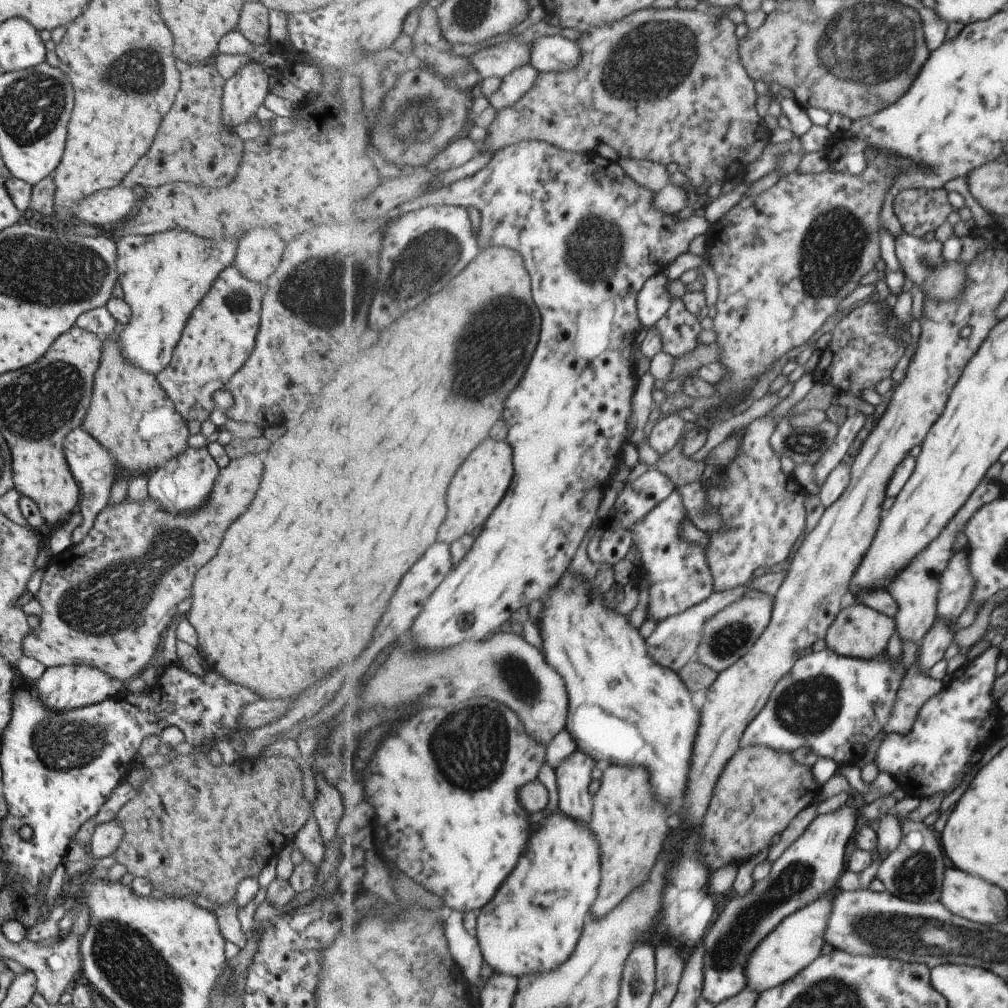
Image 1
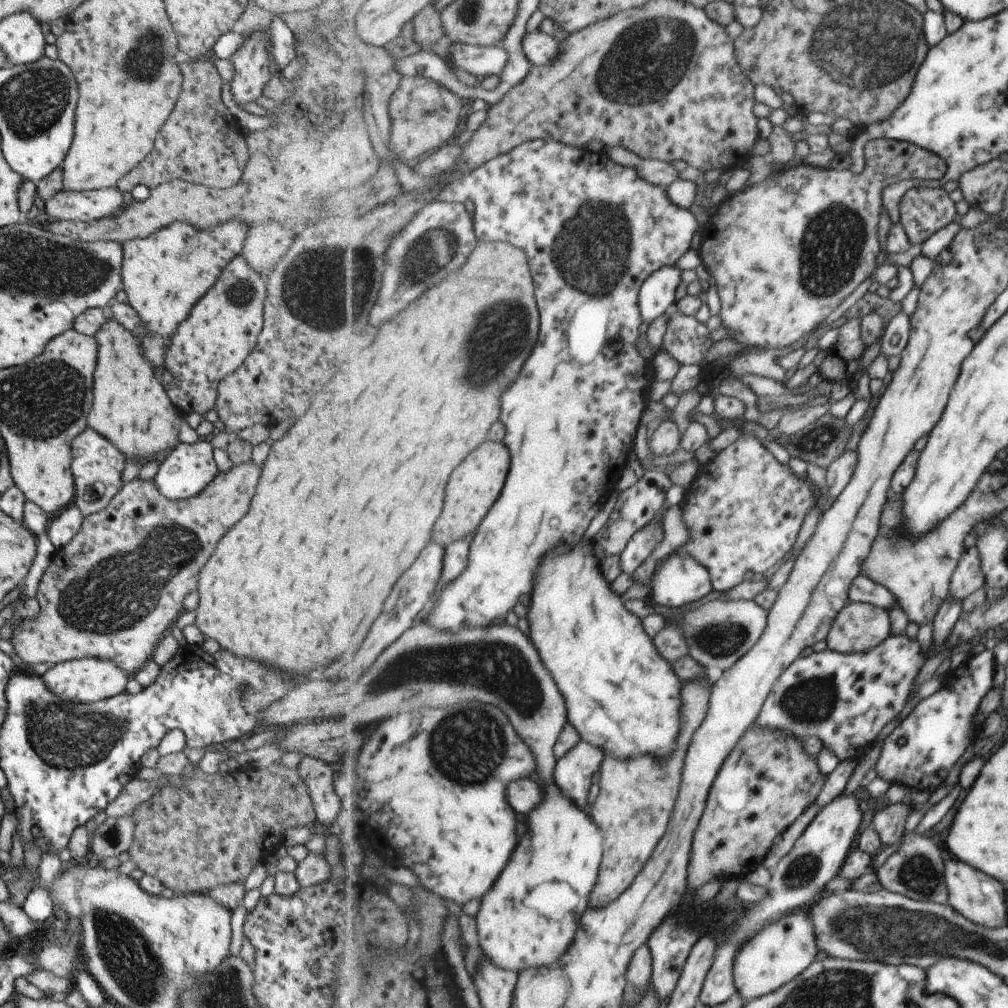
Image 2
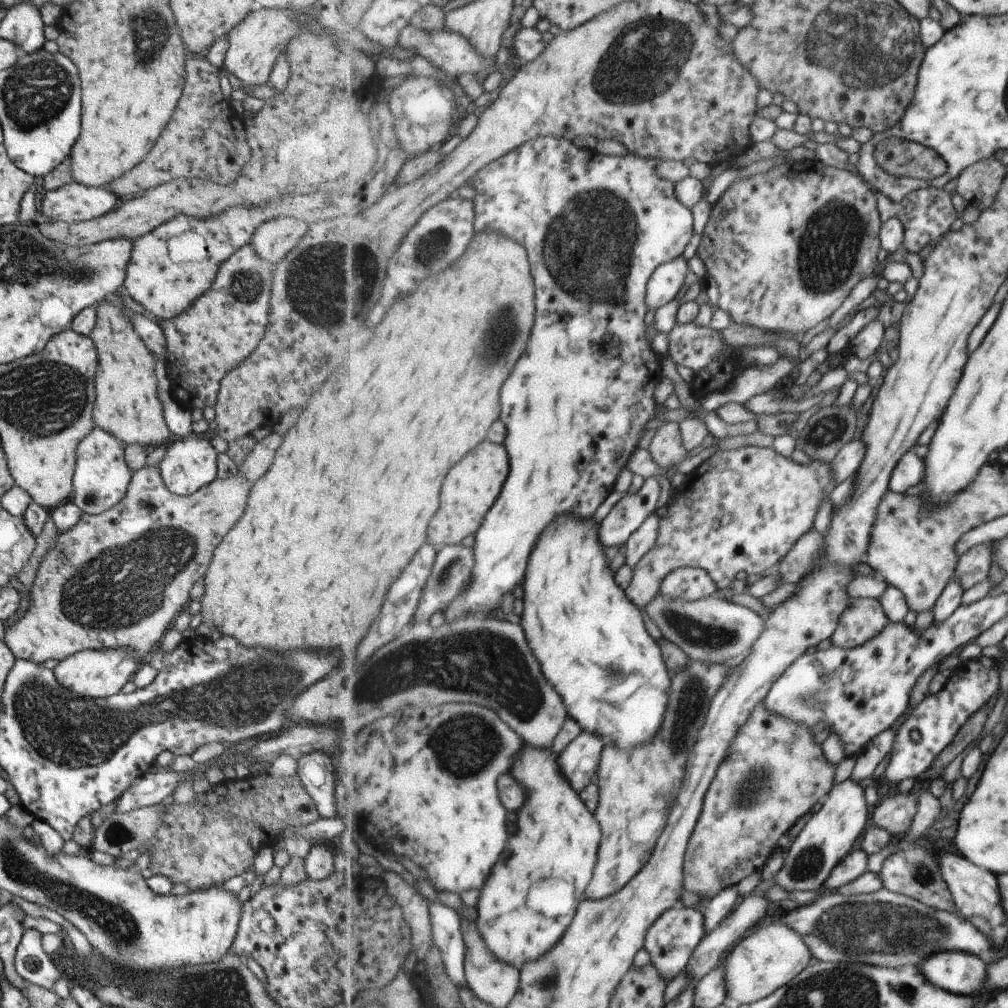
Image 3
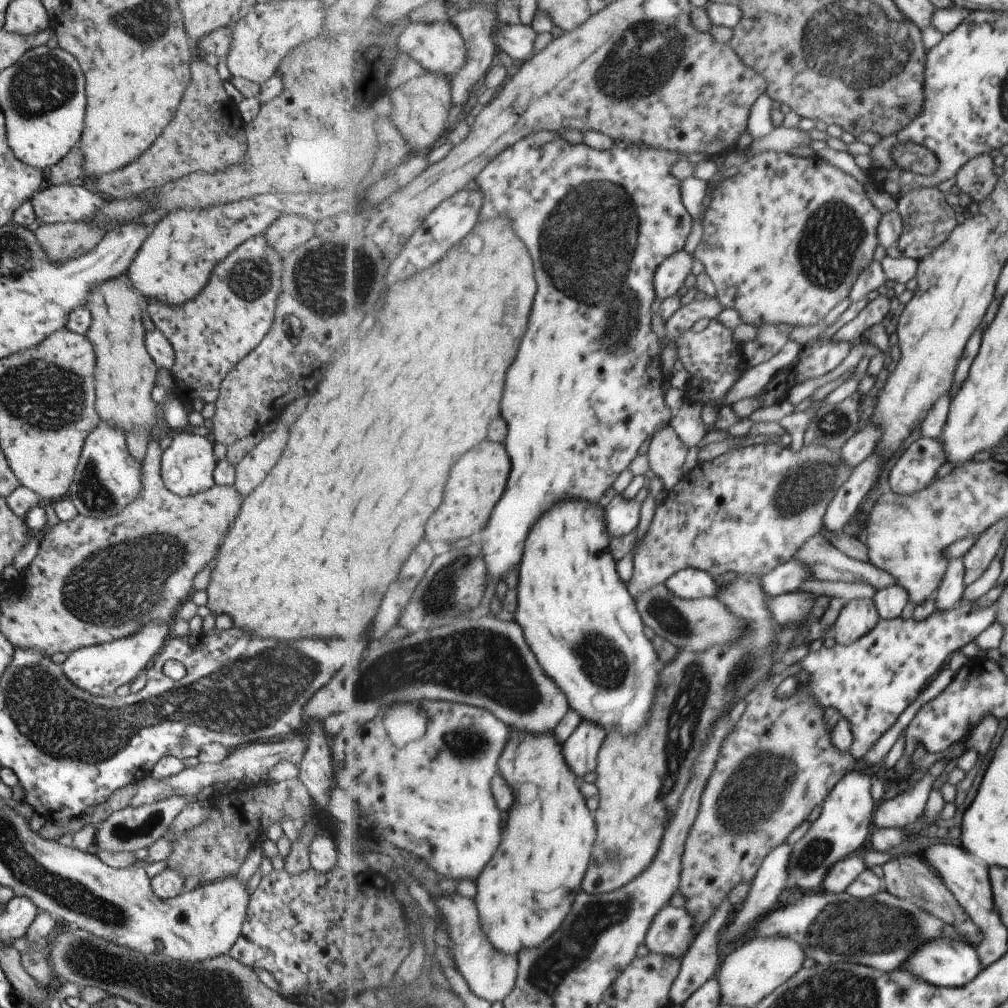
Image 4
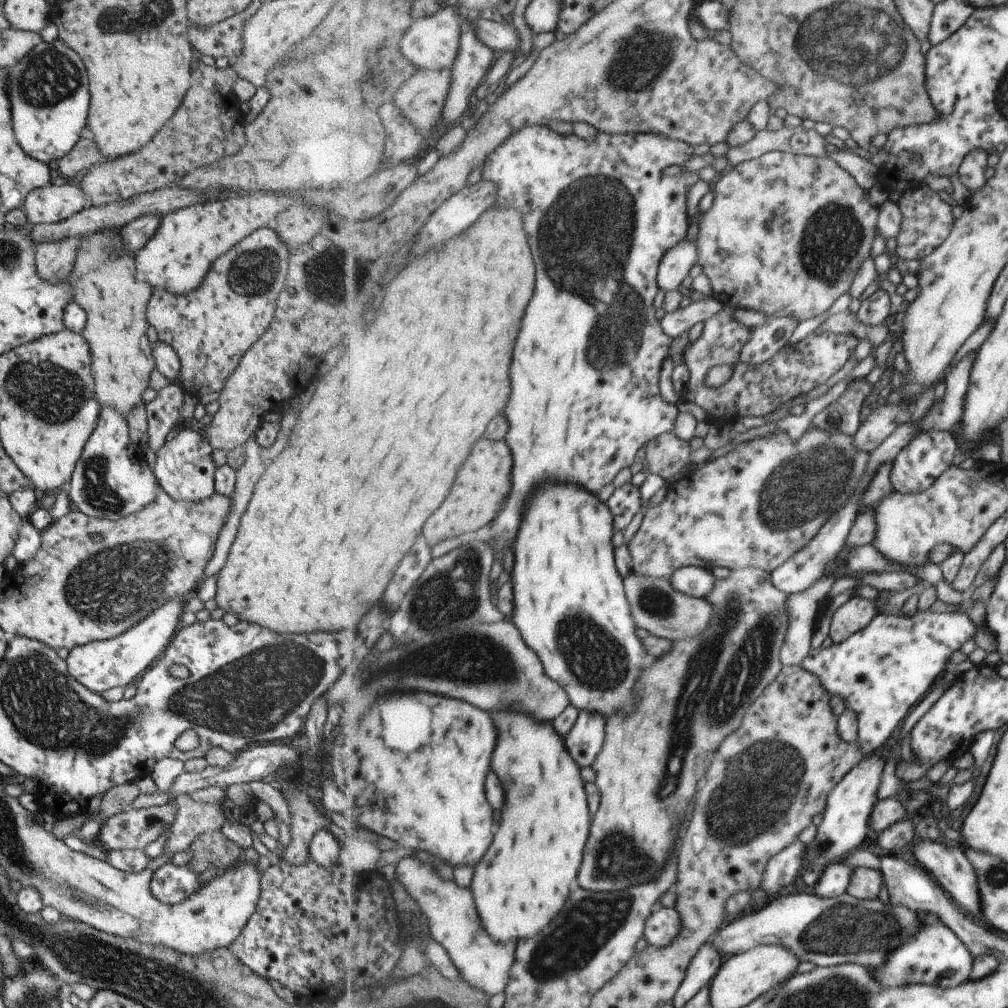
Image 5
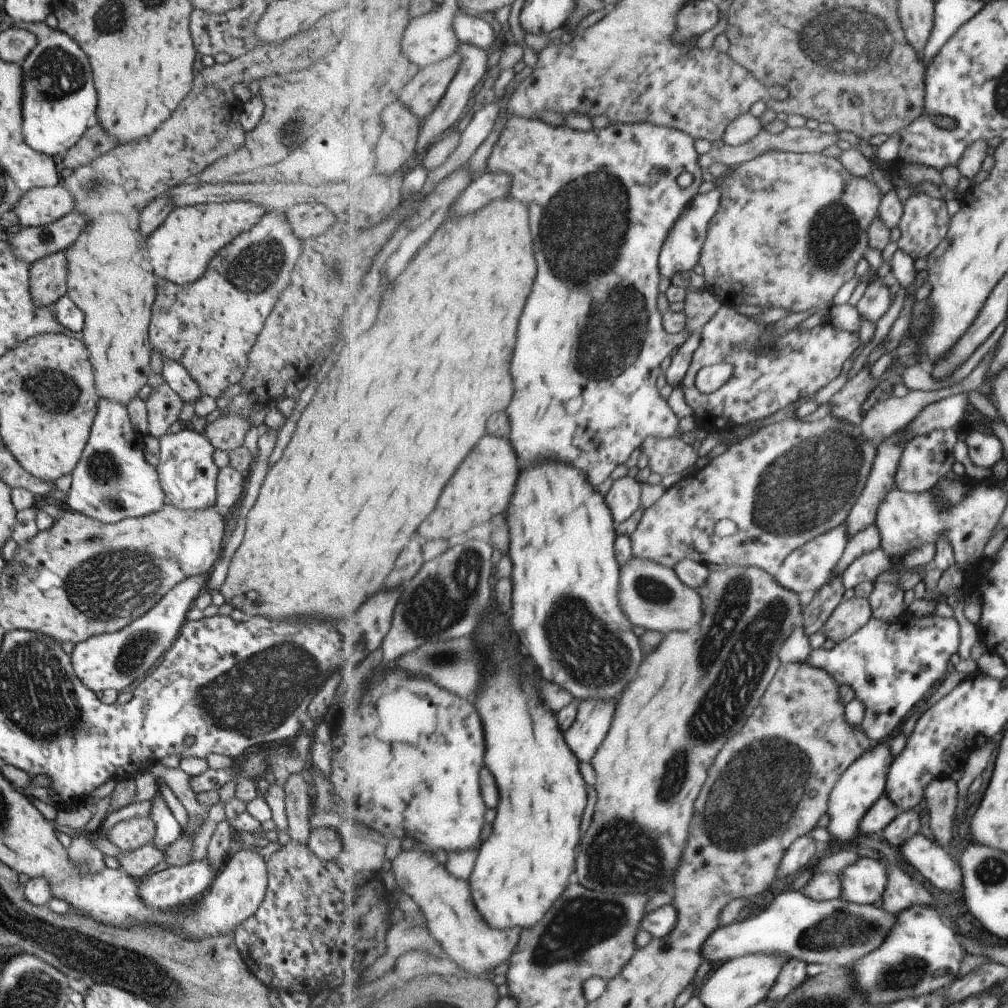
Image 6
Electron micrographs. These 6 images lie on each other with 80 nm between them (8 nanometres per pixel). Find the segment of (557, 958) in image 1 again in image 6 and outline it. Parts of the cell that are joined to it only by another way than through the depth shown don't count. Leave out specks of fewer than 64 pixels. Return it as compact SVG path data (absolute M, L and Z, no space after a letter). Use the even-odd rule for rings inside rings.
M495 612L491 620L485 620L485 624L477 628L477 640L485 646L487 660L483 676L485 682L481 692L477 692L475 708L481 712L481 720L485 724L485 764L497 778L501 802L497 808L499 814L493 824L493 834L481 846L477 866L471 874L471 884L477 908L481 908L481 914L485 920L489 920L489 924L501 930L511 926L529 928L537 924L551 908L551 904L565 892L575 864L575 850L581 842L581 818L587 808L587 782L581 776L579 758L567 746L555 712L543 704L535 674L527 674L521 668L521 652L503 642L503 636L509 632L509 618L501 612Z

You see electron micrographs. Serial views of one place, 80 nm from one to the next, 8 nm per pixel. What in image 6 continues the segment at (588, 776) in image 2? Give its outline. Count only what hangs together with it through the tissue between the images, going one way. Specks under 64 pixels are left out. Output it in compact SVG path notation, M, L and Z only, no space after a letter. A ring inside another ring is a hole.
M593 698L581 702L579 718L573 724L573 728L567 730L565 736L573 752L577 752L577 756L581 756L583 762L591 762L595 752L603 744L611 728L615 710L617 710L617 700Z

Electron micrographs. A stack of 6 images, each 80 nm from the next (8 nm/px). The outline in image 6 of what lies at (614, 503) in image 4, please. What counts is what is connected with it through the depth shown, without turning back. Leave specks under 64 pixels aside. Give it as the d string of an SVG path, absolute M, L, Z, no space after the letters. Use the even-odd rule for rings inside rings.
M625 475L613 482L606 494L615 523L623 524L641 506L641 483L631 475Z

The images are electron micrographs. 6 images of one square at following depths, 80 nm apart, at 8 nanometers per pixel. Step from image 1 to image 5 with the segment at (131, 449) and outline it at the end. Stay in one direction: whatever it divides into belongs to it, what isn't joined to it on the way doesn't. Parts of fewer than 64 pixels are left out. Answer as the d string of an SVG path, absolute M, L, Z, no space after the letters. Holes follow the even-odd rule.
M101 229L83 237L76 250L68 280L72 284L72 301L86 314L86 321L80 335L90 348L93 398L99 409L111 408L113 412L126 417L133 408L144 404L141 392L147 387L149 374L154 367L154 358L145 335L148 326L146 306L152 293L152 286L140 280L136 274L135 254L124 251L123 244L117 230Z

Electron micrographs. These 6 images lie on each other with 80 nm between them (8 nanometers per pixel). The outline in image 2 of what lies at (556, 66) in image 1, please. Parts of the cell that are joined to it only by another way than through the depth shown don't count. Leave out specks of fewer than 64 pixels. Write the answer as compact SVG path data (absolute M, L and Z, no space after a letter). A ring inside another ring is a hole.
M539 30L529 32L524 36L523 50L532 65L547 66L559 56L561 44L563 42L559 42L551 35Z

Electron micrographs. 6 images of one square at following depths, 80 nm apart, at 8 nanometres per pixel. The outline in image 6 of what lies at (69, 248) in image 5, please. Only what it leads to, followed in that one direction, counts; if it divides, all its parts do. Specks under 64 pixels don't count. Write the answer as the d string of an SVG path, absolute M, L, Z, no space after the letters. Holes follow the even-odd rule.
M64 251L36 260L28 268L28 293L32 303L42 309L65 295L66 276Z

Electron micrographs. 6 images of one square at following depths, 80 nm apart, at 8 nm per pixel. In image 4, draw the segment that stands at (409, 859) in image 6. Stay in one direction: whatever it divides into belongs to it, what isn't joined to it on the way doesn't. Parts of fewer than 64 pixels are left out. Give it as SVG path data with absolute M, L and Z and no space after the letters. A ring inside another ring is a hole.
M457 893L453 896L432 896L432 898L437 908L441 910L443 926L449 930L449 936L453 940L453 952L455 952L458 972L467 980L476 996L485 998L491 1003L496 1001L504 1003L505 998L515 990L515 984L519 980L518 956L503 954L491 946L487 934L481 928L475 899L465 898Z

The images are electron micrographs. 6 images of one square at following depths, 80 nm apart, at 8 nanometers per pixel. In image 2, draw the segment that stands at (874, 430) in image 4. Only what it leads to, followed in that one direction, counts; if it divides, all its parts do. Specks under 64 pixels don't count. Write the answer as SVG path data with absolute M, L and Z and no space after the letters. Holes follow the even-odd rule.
M846 451L841 454L828 468L826 472L826 497L836 500L853 479L857 469L858 452Z

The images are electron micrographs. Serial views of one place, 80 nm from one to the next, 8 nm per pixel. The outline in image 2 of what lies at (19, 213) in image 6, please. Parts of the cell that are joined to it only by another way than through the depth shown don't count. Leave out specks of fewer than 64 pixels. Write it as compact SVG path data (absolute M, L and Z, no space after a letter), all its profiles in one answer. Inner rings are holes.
M116 187L96 189L89 192L65 192L65 190L62 190L57 192L57 194L53 194L49 200L45 200L43 208L56 221L82 221L89 223L93 222L93 220L101 220L101 218L115 215L121 208L125 208L128 199L128 195L123 195Z

